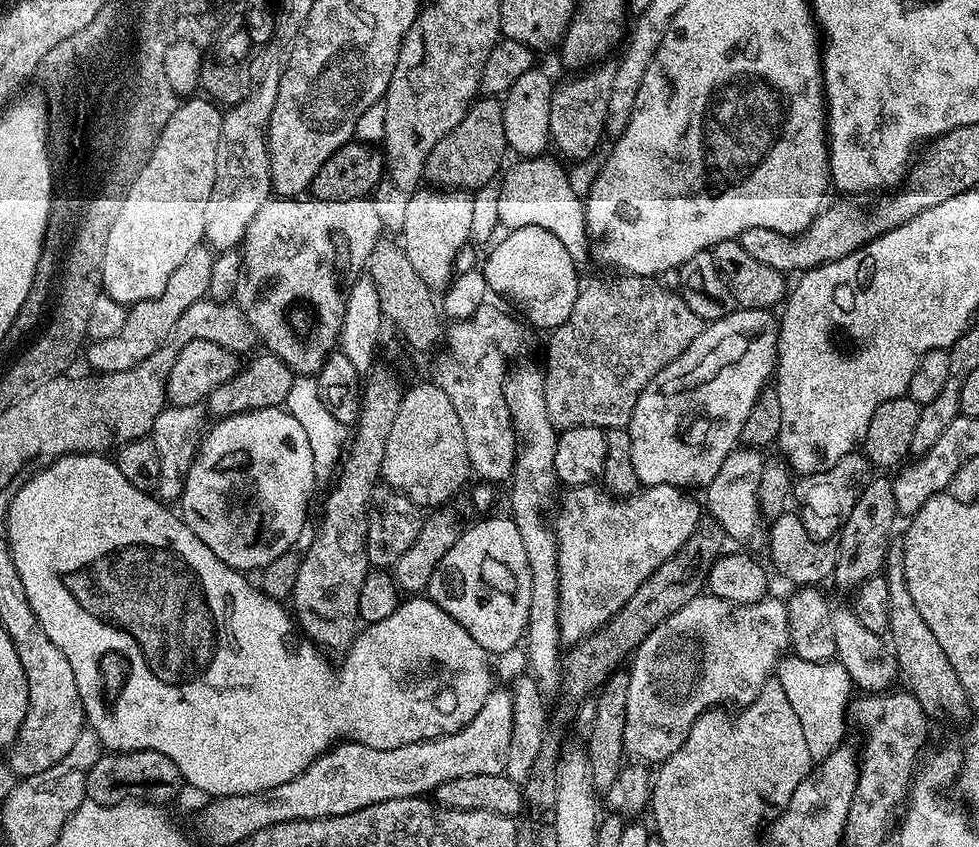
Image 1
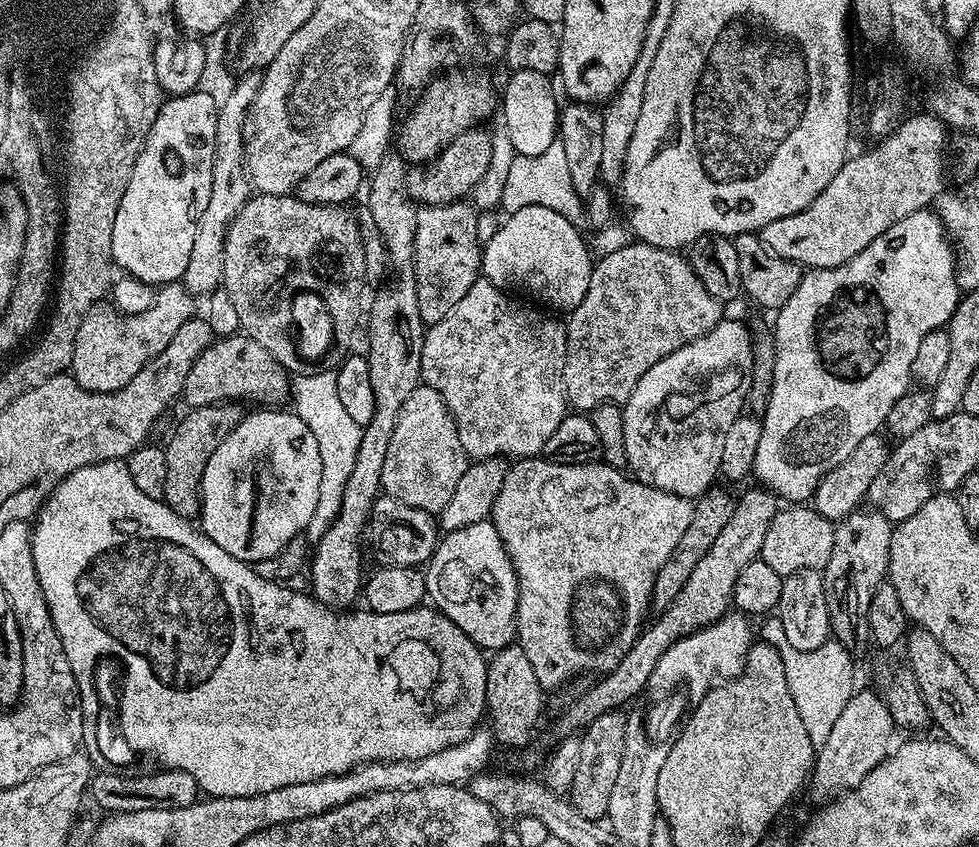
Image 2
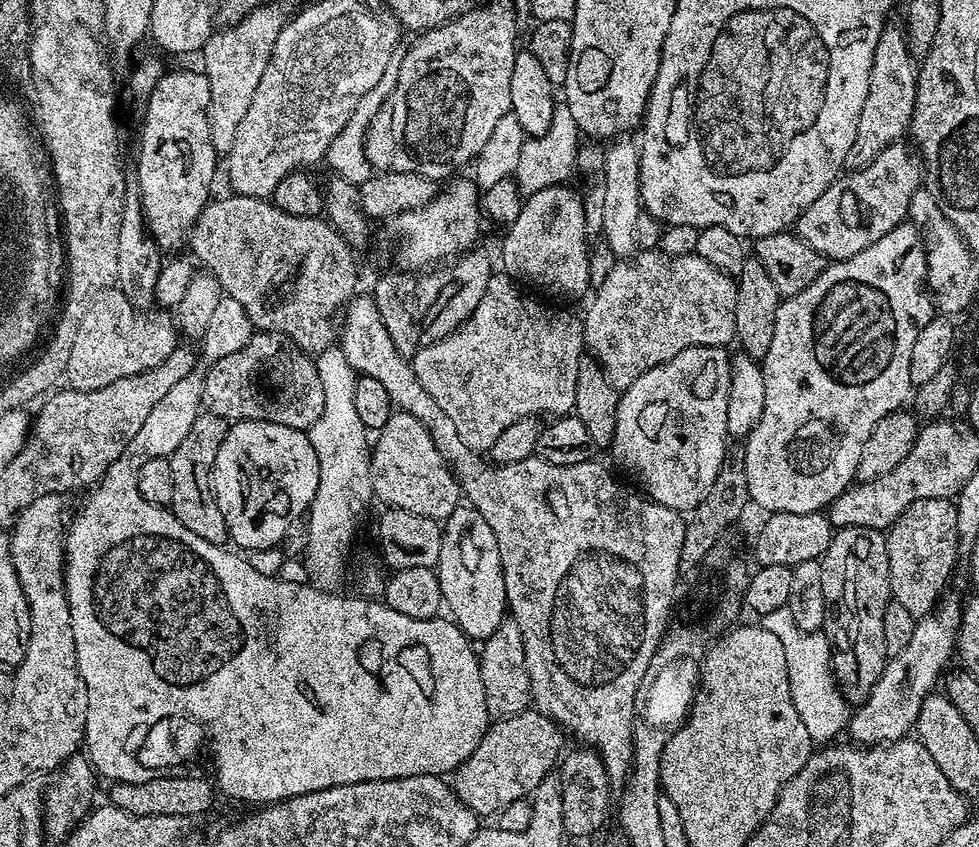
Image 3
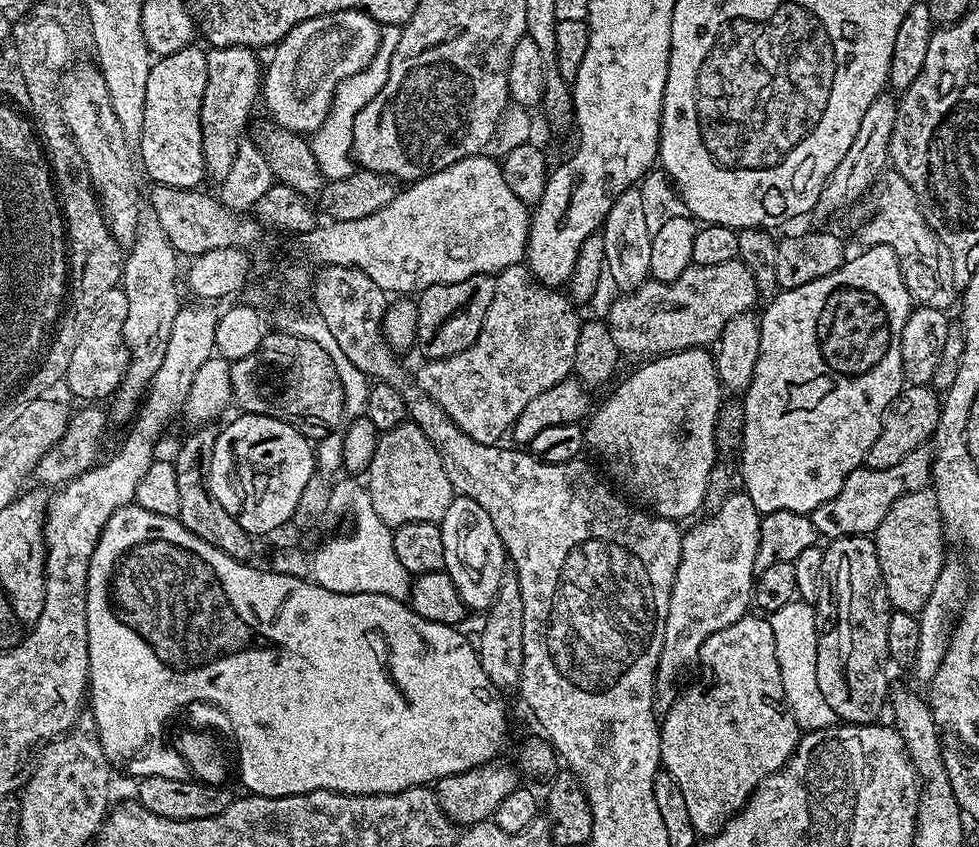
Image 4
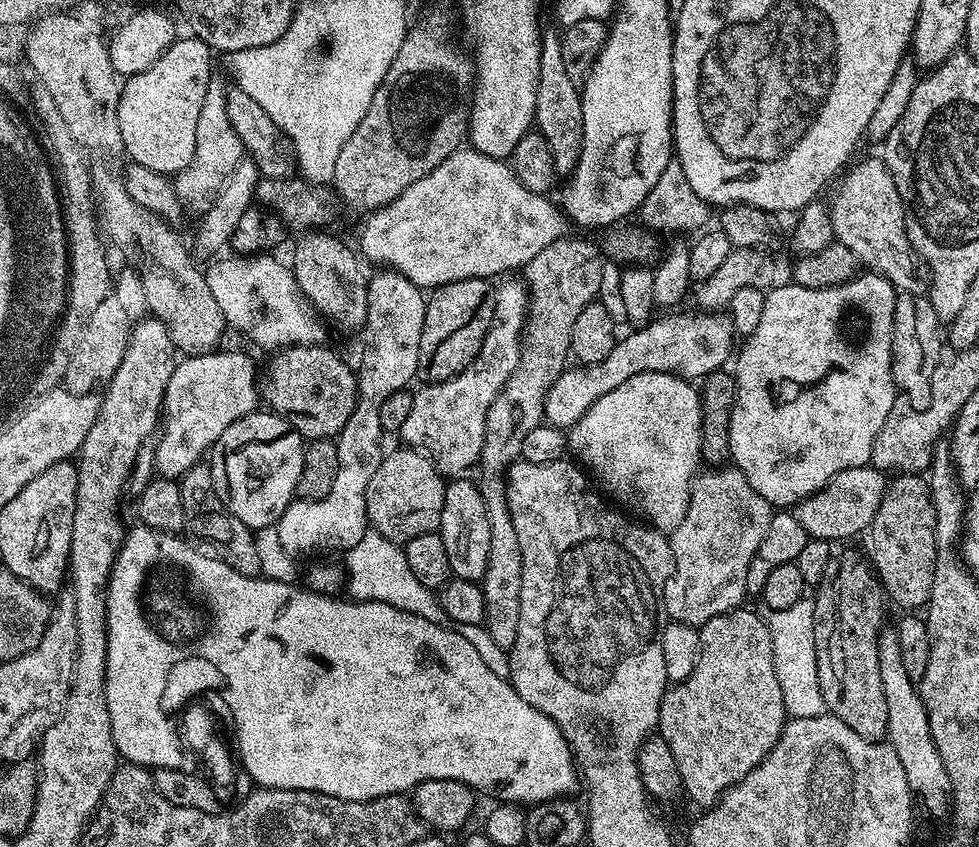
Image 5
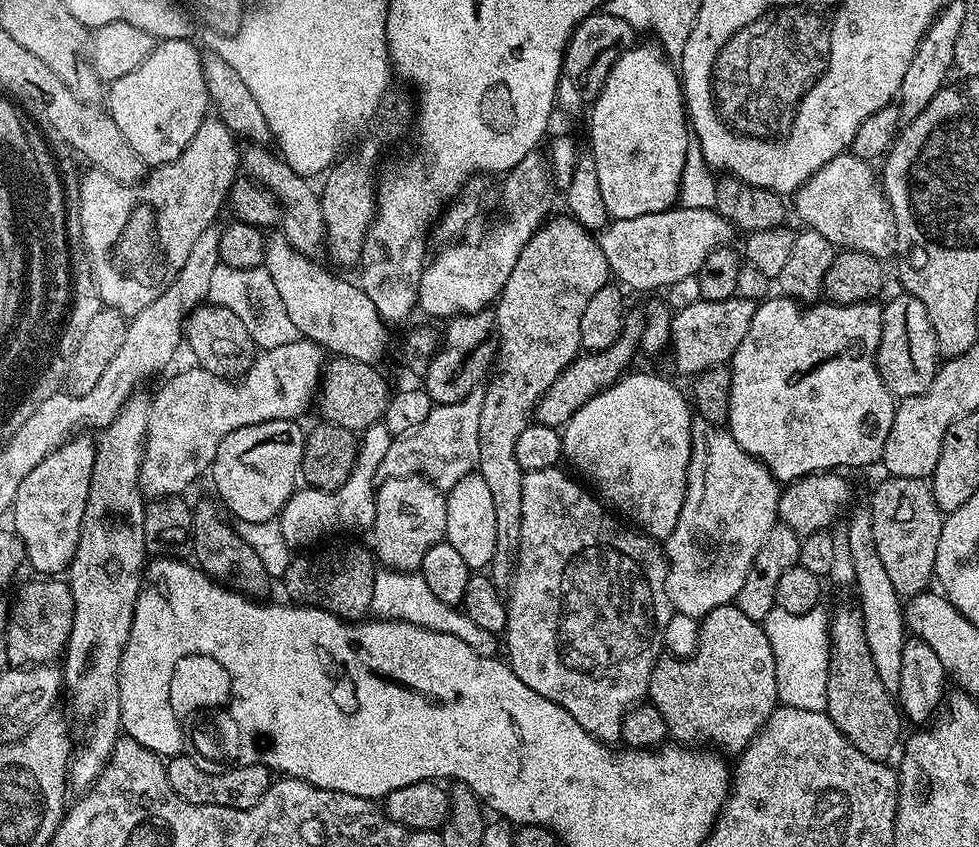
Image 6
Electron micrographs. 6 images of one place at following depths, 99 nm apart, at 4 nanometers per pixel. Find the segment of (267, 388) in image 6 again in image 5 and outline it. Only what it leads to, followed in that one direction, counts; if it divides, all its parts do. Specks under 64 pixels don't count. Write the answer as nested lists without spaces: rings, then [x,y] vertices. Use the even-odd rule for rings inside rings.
[[[217,350],[201,356],[184,356],[177,363],[174,374],[170,374],[170,382],[164,391],[162,431],[160,441],[154,447],[155,471],[169,478],[184,476],[190,466],[201,463],[211,453],[226,426],[234,426],[234,422],[257,411],[256,396],[258,400],[258,368],[256,372],[255,362],[246,353]]]

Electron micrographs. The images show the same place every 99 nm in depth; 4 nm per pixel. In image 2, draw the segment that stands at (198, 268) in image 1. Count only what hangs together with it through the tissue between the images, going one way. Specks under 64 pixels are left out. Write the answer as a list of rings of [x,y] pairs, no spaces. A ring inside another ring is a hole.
[[[183,283],[165,284],[156,293],[156,300],[148,310],[133,316],[116,311],[111,303],[96,304],[82,318],[78,334],[74,338],[74,354],[70,375],[87,392],[117,392],[138,374],[166,346],[170,338],[178,334],[182,322],[195,317],[197,297]]]

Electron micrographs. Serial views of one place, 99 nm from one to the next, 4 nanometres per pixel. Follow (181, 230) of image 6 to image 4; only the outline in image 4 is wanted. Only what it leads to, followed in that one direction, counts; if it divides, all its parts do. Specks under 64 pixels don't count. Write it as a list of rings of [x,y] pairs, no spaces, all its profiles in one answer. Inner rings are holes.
[[[226,46],[212,48],[206,58],[206,90],[202,94],[202,110],[200,125],[202,126],[202,150],[204,151],[204,171],[207,179],[219,182],[230,174],[230,166],[234,166],[234,154],[238,154],[238,146],[245,139],[244,127],[252,116],[252,107],[257,107],[258,97],[262,92],[262,64],[256,61],[257,53],[251,48],[242,46]]]

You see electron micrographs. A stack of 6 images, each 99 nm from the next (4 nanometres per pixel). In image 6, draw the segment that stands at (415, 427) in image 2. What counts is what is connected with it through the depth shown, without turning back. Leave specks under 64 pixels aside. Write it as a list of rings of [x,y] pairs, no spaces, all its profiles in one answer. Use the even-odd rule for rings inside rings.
[[[390,476],[381,479],[375,493],[377,513],[370,529],[375,559],[393,572],[417,571],[422,554],[426,554],[430,546],[445,539],[445,493],[422,476]]]

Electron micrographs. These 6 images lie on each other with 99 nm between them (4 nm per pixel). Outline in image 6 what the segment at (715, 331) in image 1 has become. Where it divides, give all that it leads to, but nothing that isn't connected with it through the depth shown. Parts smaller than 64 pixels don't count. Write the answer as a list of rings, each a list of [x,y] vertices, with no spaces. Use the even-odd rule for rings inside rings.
[[[631,372],[621,376],[603,392],[591,396],[563,425],[563,459],[569,460],[585,476],[583,479],[591,485],[595,495],[613,513],[619,514],[625,521],[633,520],[628,522],[645,536],[664,542],[674,526],[678,526],[678,514],[682,514],[694,412],[689,399],[685,395],[683,397],[670,381],[652,372]]]

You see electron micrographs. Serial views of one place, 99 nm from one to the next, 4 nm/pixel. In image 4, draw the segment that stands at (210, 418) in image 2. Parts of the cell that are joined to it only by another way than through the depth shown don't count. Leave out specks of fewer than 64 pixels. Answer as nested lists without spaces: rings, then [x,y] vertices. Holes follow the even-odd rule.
[[[209,422],[195,427],[190,436],[180,444],[180,449],[174,455],[174,463],[178,470],[178,519],[190,534],[202,538],[210,546],[222,550],[222,554],[230,554],[235,560],[251,561],[252,544],[254,538],[230,515],[222,510],[222,502],[212,497],[212,491],[208,488],[208,471],[214,454],[214,442],[218,431],[215,423]]]

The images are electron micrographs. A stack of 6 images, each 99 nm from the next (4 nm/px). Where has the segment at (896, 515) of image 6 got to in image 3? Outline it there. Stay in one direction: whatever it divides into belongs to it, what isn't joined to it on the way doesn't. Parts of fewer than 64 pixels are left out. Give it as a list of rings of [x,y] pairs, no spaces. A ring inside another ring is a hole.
[[[922,498],[922,502],[914,502],[892,523],[886,535],[892,599],[902,602],[902,607],[918,618],[929,615],[949,587],[948,579],[956,568],[956,552],[961,551],[955,503],[942,498]]]

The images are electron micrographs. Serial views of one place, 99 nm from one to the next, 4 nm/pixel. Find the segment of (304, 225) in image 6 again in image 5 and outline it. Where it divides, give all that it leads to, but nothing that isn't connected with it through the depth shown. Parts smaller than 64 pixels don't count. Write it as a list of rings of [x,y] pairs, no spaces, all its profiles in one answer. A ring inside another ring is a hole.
[[[312,230],[301,235],[292,252],[290,267],[296,276],[297,286],[305,301],[308,301],[321,317],[329,316],[344,328],[363,329],[368,318],[368,282],[360,269],[357,253],[347,248],[328,230]]]

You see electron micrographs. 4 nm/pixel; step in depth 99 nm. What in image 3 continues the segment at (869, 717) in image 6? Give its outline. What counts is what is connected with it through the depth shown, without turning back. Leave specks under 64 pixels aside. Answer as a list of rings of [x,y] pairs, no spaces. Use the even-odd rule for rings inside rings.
[[[866,526],[835,529],[820,565],[824,595],[822,631],[832,647],[832,673],[844,699],[849,705],[859,706],[888,665],[886,637],[882,635],[882,614],[892,599],[887,535],[881,529]]]

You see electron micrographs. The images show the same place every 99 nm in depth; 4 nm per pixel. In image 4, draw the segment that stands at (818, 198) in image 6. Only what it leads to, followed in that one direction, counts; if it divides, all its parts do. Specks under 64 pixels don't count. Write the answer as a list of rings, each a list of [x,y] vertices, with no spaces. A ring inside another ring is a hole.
[[[888,174],[875,185],[876,213],[872,221],[861,230],[860,236],[865,245],[885,244],[894,250],[894,254],[900,259],[900,269],[904,275],[904,285],[911,294],[913,301],[921,308],[933,308],[939,312],[947,313],[948,307],[955,305],[958,300],[958,285],[952,275],[952,256],[948,247],[936,236],[936,231],[924,220],[924,209],[921,208],[910,182],[906,178],[895,174]]]

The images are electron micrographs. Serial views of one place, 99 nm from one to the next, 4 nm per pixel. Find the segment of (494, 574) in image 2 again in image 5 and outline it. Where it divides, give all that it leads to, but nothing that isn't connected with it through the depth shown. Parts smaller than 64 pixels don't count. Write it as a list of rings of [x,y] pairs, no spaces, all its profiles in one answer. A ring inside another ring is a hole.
[[[452,478],[445,483],[444,505],[438,531],[446,546],[446,558],[450,558],[453,577],[480,582],[484,579],[490,558],[490,518],[486,518],[486,502],[482,498],[479,487],[464,479],[468,478]]]

